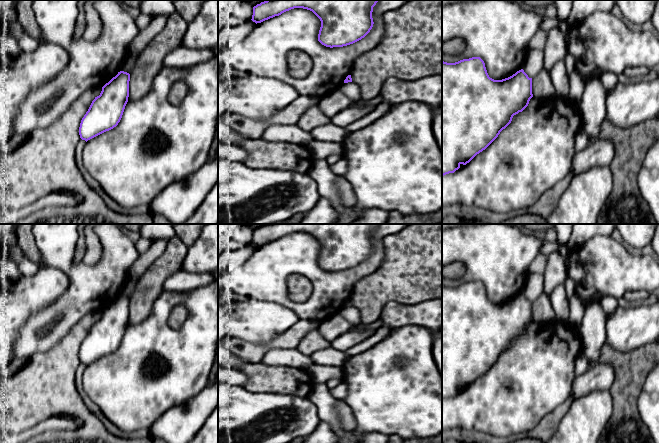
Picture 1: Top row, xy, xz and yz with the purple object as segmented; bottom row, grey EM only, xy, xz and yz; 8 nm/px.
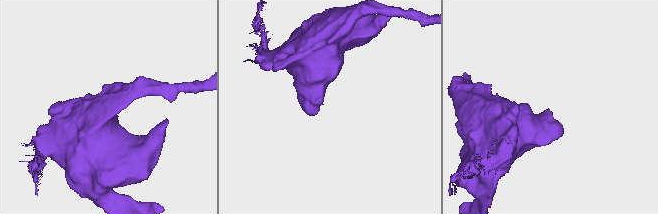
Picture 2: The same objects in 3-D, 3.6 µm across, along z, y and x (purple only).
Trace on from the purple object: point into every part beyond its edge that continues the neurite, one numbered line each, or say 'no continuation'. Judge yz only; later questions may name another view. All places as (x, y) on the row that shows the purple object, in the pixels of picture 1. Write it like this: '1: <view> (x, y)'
no continuation

